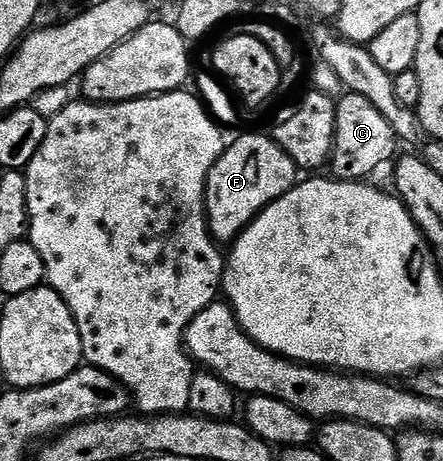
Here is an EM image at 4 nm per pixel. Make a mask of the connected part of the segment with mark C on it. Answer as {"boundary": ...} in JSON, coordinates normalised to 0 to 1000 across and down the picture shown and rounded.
{"boundary":[[[779,200],[758,219],[758,306],[749,312],[745,375],[761,393],[819,393],[837,386],[835,380],[847,367],[862,364],[876,347],[883,351],[896,338],[894,321],[898,308],[889,293],[889,275],[880,275],[880,267],[871,267],[871,258],[862,258],[851,236],[831,217],[817,215],[817,206]]]}

